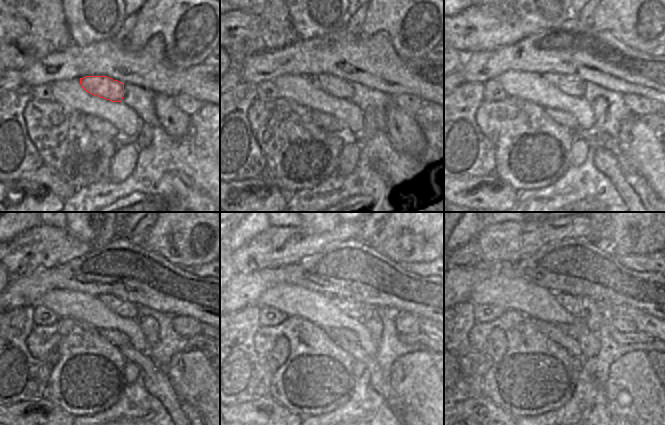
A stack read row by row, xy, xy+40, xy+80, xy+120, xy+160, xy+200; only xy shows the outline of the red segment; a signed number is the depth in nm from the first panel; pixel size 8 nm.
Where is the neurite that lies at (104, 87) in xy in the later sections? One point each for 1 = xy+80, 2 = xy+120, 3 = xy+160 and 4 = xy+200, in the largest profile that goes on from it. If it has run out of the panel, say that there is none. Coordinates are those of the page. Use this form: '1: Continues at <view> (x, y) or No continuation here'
1: Continues at xy+80 (569, 85)
2: Continues at xy+120 (123, 308)
3: Continues at xy+160 (363, 312)
4: Continues at xy+200 (578, 309)

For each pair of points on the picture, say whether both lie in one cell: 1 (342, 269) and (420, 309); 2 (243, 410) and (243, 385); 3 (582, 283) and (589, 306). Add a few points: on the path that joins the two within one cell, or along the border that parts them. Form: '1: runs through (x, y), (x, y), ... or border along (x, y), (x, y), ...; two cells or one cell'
1: runs through (361, 282), (378, 295), (394, 296), (401, 300); one cell
2: border along (266, 396), (230, 406); two cells
3: border along (582, 298), (592, 298), (596, 301); two cells

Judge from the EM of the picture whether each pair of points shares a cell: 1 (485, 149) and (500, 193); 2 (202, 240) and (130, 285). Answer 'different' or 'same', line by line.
1: different
2: different

